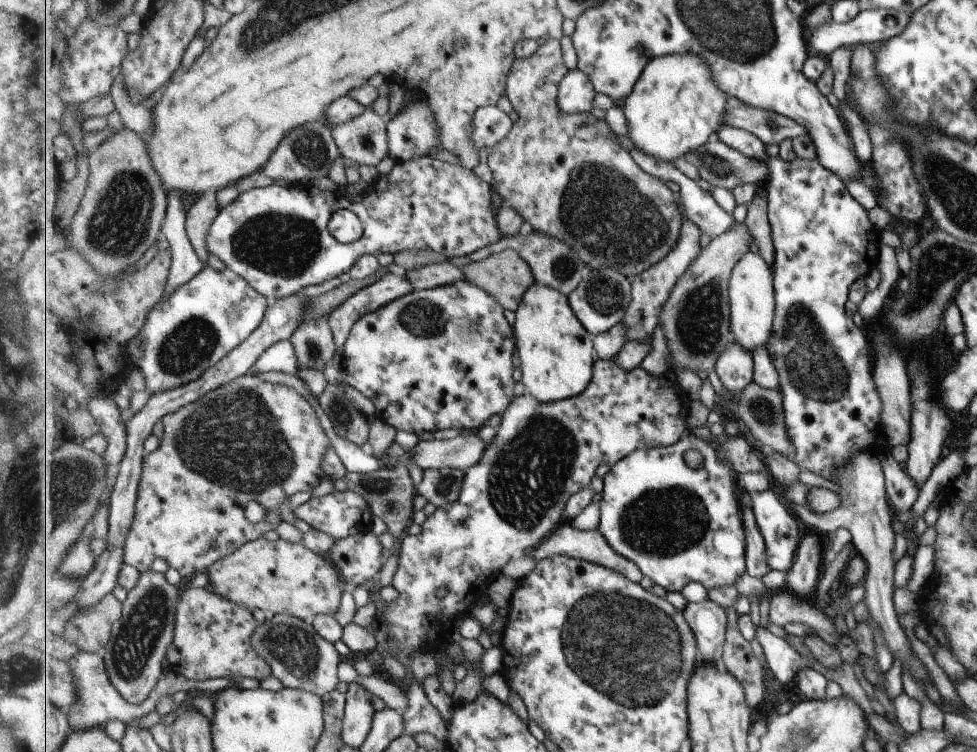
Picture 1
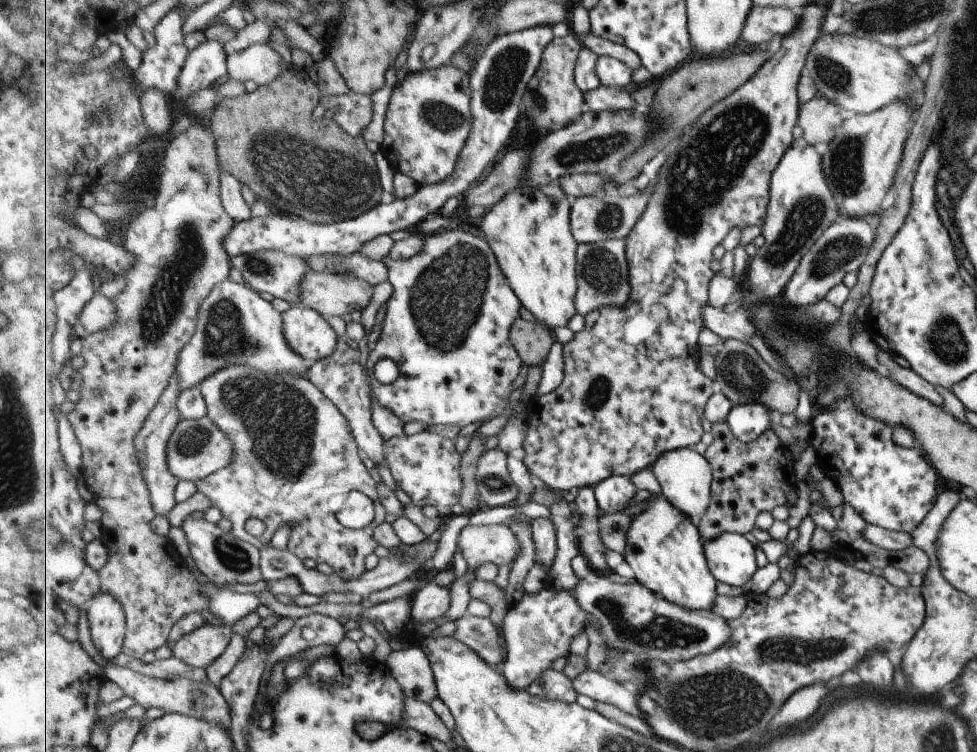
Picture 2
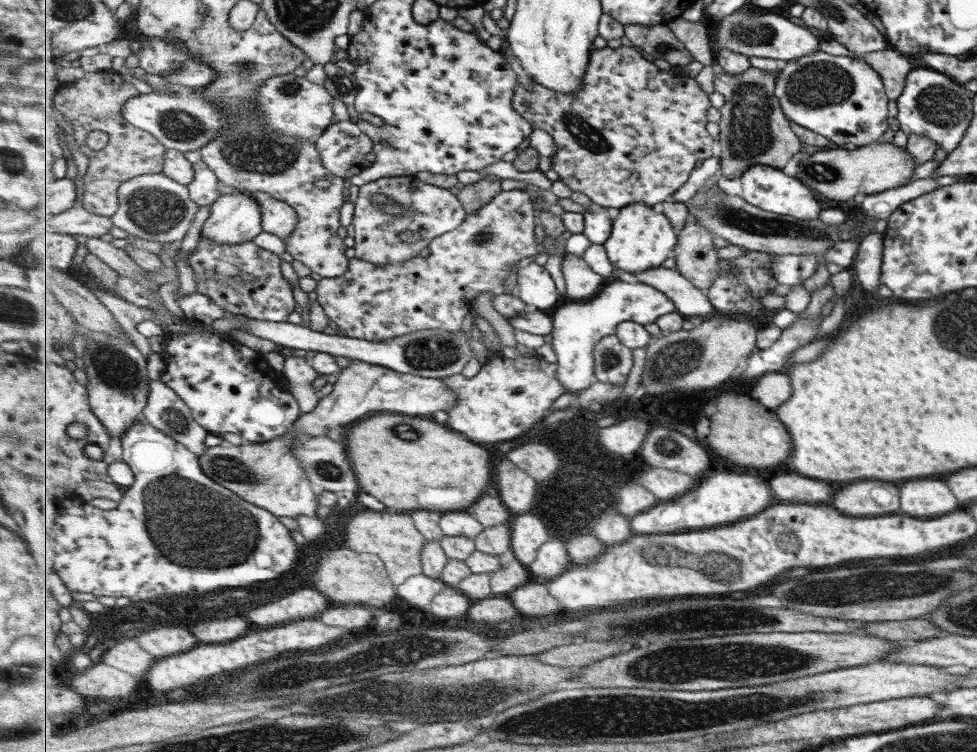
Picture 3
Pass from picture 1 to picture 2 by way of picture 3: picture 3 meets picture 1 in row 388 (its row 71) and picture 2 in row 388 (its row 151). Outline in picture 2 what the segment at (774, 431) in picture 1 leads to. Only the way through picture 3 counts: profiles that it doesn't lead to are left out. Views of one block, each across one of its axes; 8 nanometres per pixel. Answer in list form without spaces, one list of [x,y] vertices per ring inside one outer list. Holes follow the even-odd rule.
[[[737,338],[725,339],[721,342],[719,354],[716,356],[717,378],[716,387],[725,393],[725,396],[736,405],[763,404],[776,416],[795,412],[801,398],[801,388],[787,378],[783,372],[769,366],[769,362],[747,342]]]

